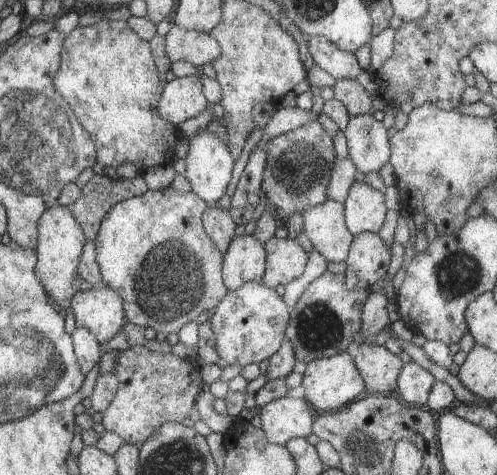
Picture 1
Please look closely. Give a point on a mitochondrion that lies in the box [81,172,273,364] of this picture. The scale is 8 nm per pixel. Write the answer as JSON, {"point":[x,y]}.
{"point":[170,282]}

